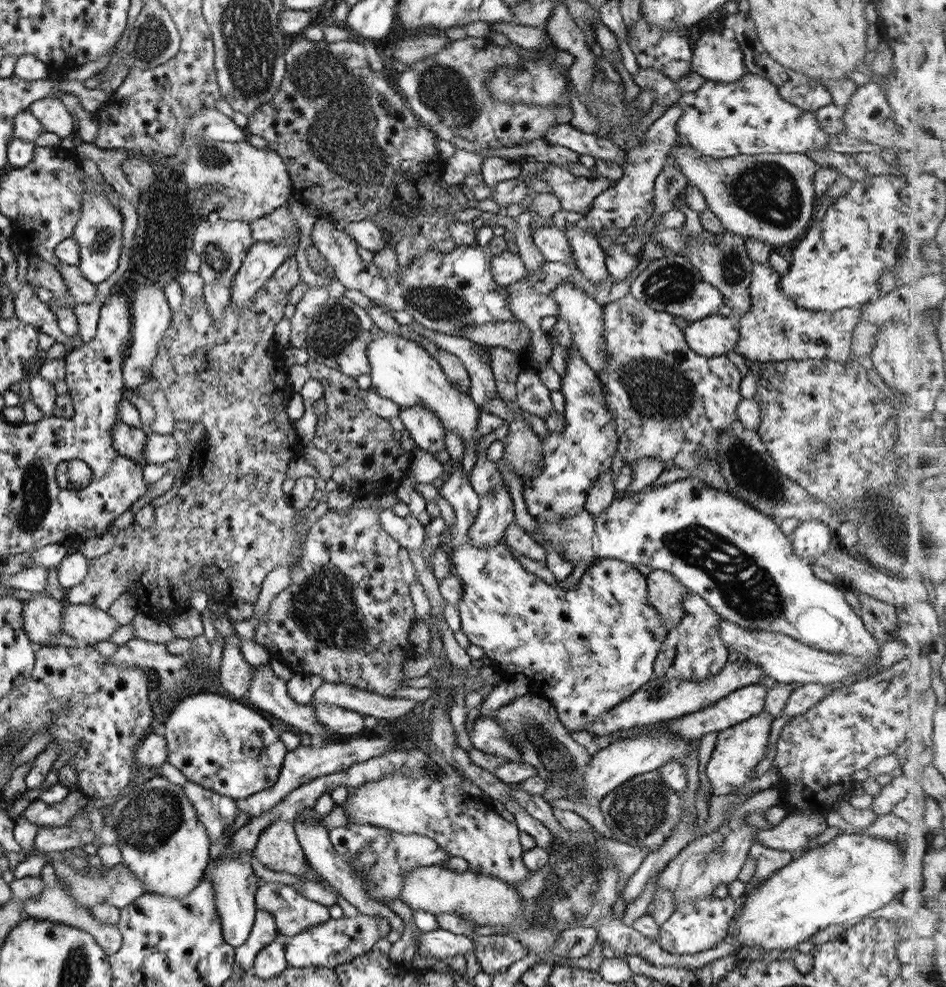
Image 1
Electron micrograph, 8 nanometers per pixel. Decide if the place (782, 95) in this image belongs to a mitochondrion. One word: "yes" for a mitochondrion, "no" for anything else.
no

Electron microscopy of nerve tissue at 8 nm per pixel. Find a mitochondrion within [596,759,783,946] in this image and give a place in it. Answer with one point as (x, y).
(638, 810)

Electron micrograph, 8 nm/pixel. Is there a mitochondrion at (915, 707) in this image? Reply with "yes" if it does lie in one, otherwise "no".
no

